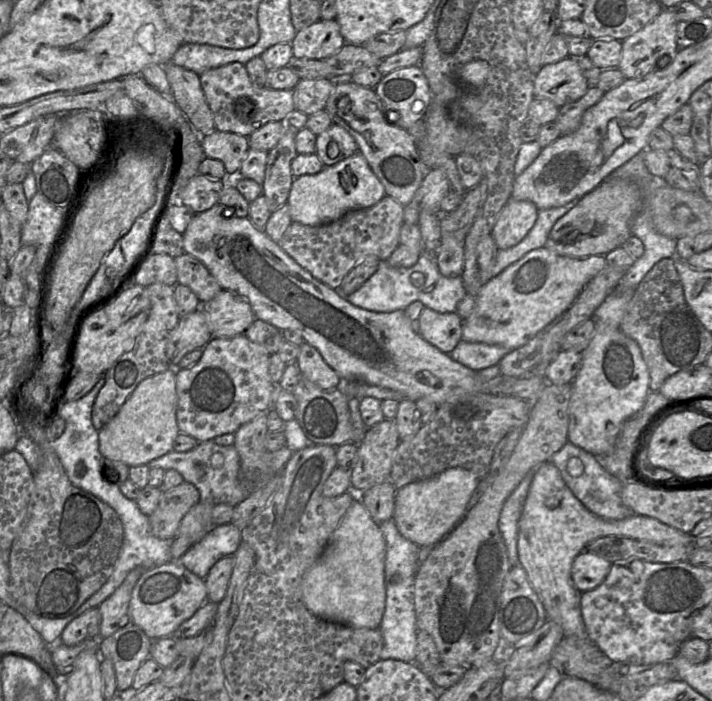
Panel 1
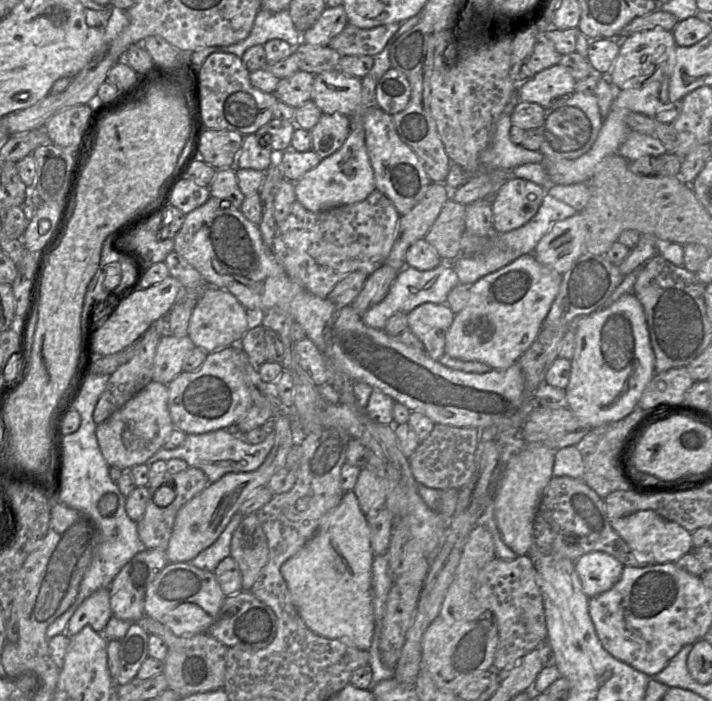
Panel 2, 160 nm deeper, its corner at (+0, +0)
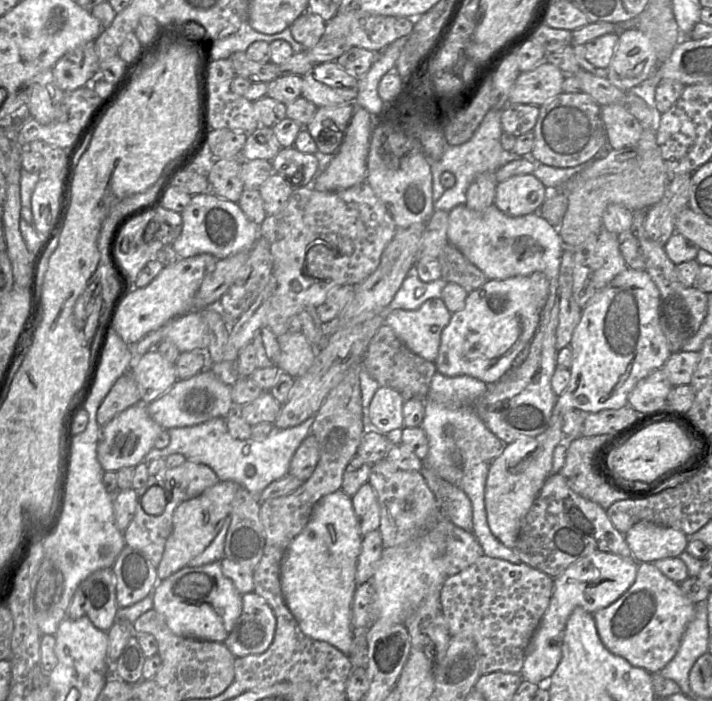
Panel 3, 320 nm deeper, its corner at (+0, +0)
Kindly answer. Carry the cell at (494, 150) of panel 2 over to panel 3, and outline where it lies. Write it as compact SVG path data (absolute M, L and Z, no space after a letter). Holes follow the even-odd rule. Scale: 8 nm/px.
M491 108L468 141L456 146L446 145L442 157L437 161L431 161L435 209L449 212L458 205L464 205L469 185L477 175L484 172L495 172L507 163L521 158L513 151L507 151L502 147L500 141L503 132L501 125L502 111L503 109ZM444 172L451 172L455 175L456 184L451 189L445 190L441 184L440 177Z

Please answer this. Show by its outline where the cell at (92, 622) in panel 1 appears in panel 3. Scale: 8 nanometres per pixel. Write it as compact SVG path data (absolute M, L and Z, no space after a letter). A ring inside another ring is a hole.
M105 568L95 571L79 584L68 607L67 617L76 620L86 616L96 628L107 632L116 621L118 609L115 574L112 568Z

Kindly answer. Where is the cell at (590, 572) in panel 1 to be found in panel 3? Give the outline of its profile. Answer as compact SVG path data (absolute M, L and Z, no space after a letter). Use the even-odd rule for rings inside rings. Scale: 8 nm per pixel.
M591 553L564 570L554 578L553 592L548 608L535 630L526 650L521 676L533 684L548 681L562 658L562 640L569 616L576 607L593 614L621 597L635 582L638 564L635 558L623 558L607 553Z

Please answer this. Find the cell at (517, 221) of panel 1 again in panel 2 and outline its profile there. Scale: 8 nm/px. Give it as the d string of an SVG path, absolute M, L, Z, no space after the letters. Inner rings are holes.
M511 176L491 199L493 224L497 234L526 225L538 212L547 192L532 181Z

